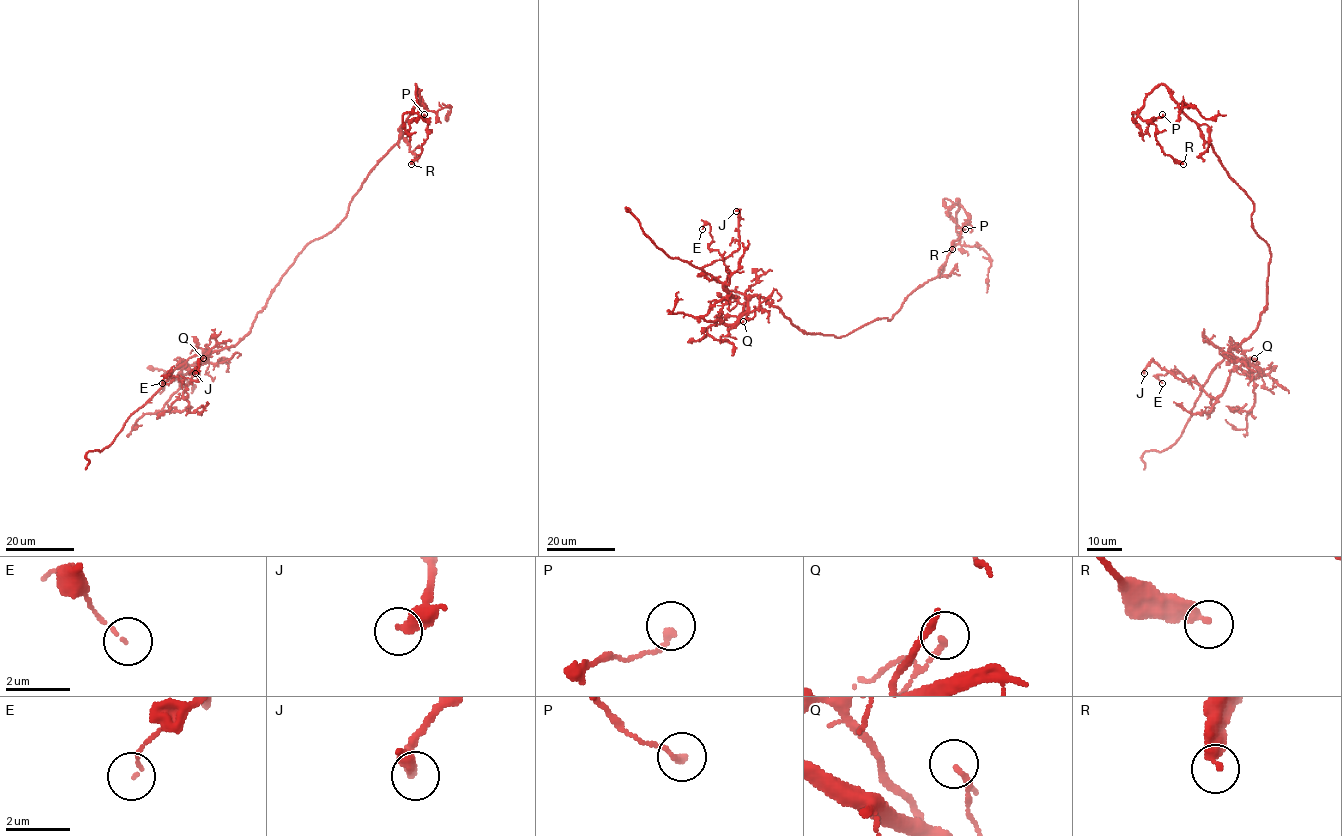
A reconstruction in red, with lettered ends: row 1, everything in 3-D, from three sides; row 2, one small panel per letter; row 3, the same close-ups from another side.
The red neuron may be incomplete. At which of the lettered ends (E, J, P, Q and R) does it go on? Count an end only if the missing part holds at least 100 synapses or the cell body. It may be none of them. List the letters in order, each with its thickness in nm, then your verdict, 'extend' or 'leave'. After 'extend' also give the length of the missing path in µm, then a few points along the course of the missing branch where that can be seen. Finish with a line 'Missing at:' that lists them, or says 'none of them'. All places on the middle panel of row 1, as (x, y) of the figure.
E: 70 nm | leave
J: 400 nm | leave
P: 190 nm | leave
Q: 170 nm | leave
R: 360 nm | leave
Missing at: none of them

